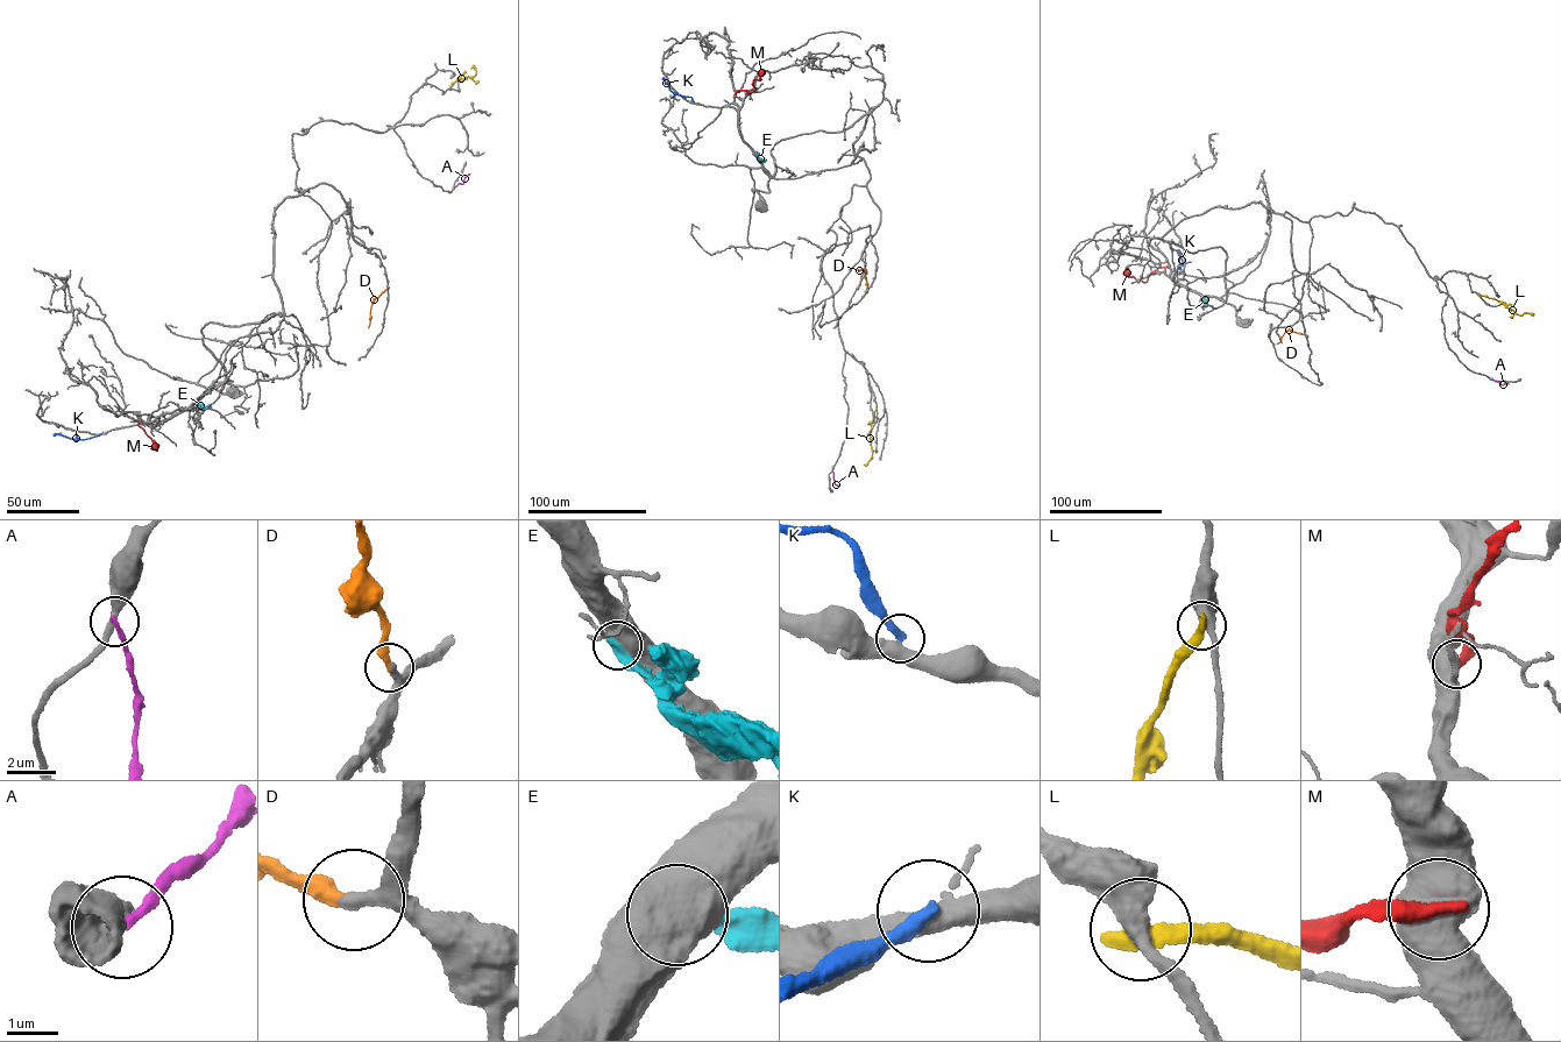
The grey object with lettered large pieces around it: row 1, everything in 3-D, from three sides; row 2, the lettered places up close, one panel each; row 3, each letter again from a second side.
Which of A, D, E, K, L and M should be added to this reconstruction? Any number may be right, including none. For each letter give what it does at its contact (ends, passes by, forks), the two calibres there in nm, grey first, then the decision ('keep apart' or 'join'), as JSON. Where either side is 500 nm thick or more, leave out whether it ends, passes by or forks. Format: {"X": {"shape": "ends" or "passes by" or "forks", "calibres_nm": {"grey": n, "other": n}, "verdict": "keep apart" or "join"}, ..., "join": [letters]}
{"A": {"shape": "ends", "calibres_nm": {"grey": 320, "other": 180}, "verdict": "keep apart"}, "D": {"shape": "ends", "calibres_nm": {"grey": 280, "other": 320}, "verdict": "join"}, "E": {"calibres_nm": {"grey": 750, "other": 480}, "verdict": "keep apart"}, "K": {"shape": "ends", "calibres_nm": {"grey": 380, "other": 300}, "verdict": "keep apart"}, "L": {"shape": "ends", "calibres_nm": {"grey": 440, "other": 360}, "verdict": "keep apart"}, "M": {"calibres_nm": {"grey": 900, "other": 380}, "verdict": "keep apart"}, "join": ["D"]}

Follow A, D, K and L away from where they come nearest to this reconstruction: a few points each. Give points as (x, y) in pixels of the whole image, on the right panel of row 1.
A: (1494, 380), (1508, 383)
D: (1303, 334), (1289, 330), (1276, 344)
K: (1182, 270), (1178, 268), (1182, 261), (1177, 250)
L: (1478, 295), (1498, 300), (1516, 313), (1532, 314)

